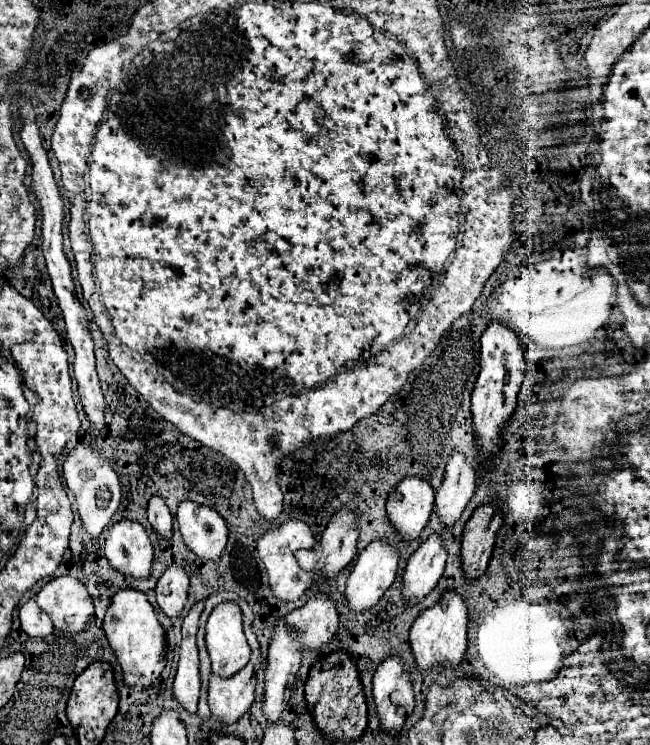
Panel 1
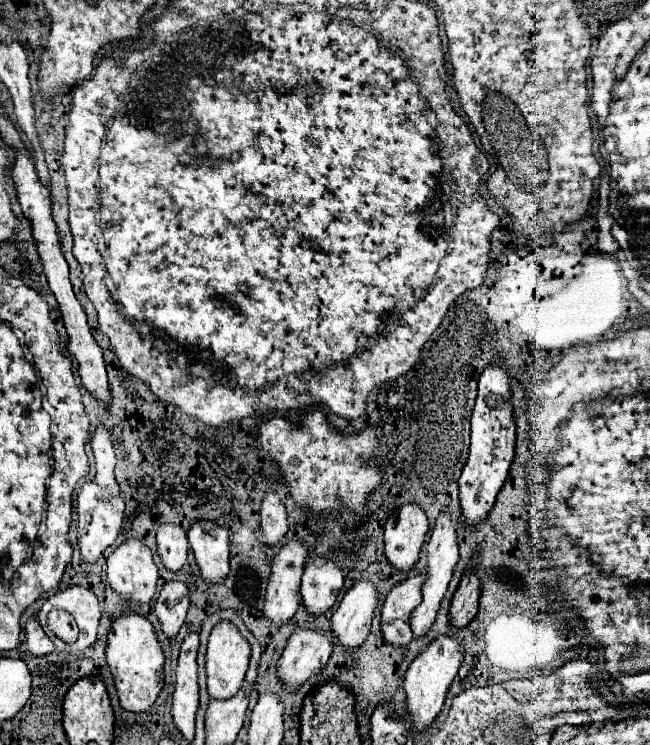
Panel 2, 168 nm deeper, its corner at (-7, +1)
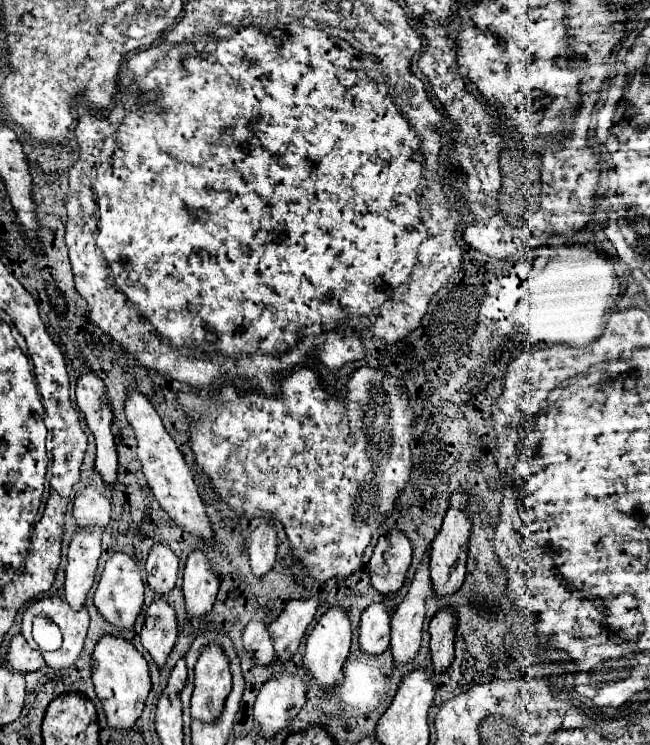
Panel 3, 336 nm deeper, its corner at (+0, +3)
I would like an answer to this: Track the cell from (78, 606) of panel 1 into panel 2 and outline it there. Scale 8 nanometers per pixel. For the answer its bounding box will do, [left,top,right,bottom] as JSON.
[37,587,101,651]

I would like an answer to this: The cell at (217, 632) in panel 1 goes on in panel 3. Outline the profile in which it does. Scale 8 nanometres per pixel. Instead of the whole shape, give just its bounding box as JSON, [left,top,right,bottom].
[192,643,232,721]

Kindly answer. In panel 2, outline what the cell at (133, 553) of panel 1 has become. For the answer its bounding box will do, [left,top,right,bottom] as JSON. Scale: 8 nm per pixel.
[107,539,157,605]

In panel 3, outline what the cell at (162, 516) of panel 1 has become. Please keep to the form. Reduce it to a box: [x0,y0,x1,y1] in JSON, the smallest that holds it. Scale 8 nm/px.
[146,543,178,595]

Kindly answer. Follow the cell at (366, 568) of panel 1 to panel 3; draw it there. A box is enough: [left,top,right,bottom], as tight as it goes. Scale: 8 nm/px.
[304,605,352,689]

